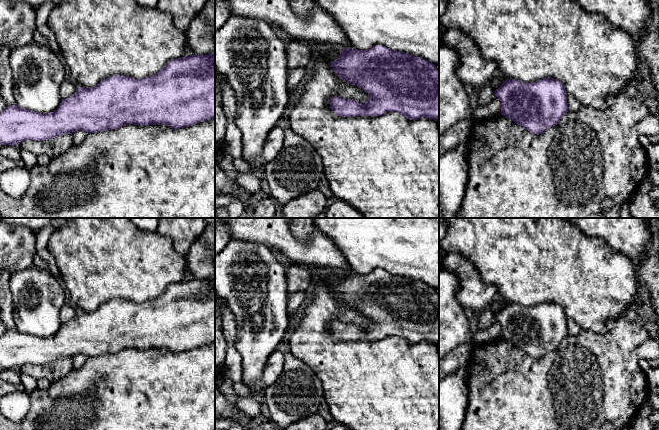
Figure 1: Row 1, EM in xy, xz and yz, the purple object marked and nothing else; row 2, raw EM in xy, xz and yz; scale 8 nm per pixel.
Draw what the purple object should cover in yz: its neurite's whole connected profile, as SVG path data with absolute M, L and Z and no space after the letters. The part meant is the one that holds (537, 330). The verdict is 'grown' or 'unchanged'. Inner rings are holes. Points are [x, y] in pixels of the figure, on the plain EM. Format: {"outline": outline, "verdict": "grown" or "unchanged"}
{"outline": "M545 302L531 307L506 303L495 314L495 320L501 325L501 339L523 350L530 357L537 359L556 350L560 343L569 335L567 319L564 308L553 302Z", "verdict": "unchanged"}

